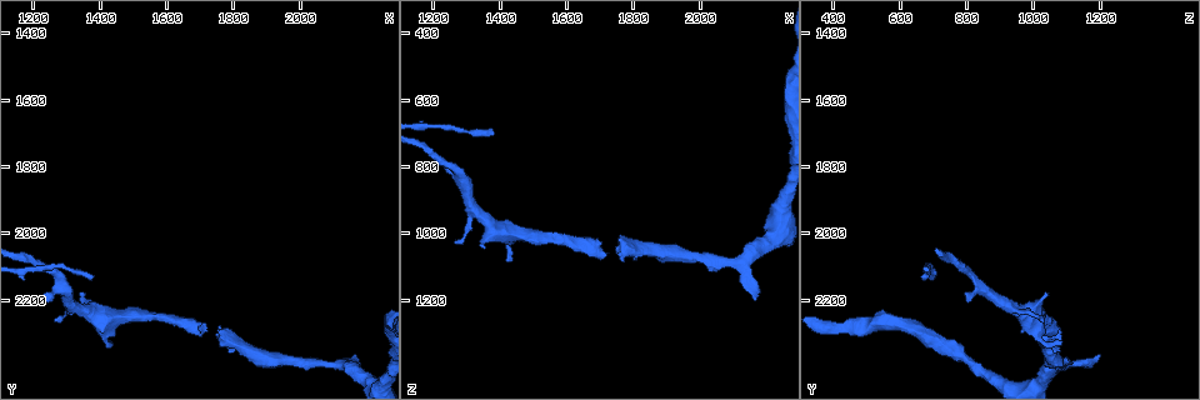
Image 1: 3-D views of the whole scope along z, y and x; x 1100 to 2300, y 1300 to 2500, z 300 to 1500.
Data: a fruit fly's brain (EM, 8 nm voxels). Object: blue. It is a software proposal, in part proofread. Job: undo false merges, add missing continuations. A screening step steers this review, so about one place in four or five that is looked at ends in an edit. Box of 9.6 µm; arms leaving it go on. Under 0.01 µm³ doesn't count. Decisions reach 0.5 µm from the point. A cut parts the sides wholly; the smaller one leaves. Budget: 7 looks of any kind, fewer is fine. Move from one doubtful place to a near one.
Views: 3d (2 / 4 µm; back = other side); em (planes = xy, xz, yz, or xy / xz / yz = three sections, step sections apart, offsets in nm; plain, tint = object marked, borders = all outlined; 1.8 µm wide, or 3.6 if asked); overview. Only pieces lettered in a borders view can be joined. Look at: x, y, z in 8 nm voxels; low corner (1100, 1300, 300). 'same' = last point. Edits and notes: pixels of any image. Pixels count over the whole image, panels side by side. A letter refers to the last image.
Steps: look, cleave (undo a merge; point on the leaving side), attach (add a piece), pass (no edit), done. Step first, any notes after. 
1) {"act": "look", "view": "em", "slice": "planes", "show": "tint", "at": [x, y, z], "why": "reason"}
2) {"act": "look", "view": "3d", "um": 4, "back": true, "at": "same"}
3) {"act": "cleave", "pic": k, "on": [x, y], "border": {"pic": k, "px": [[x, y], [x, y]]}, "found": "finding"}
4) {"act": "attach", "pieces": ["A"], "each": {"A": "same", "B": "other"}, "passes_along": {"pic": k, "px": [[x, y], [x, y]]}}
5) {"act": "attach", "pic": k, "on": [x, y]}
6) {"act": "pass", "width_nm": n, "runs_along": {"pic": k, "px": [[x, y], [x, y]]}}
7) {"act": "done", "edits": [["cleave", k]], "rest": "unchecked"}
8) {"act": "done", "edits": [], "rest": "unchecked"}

{"act": "look", "view": "em", "slice": "xy", "step": 8, "show": "borders", "at": [2170, 2360, 1200], "why": "an open end"}

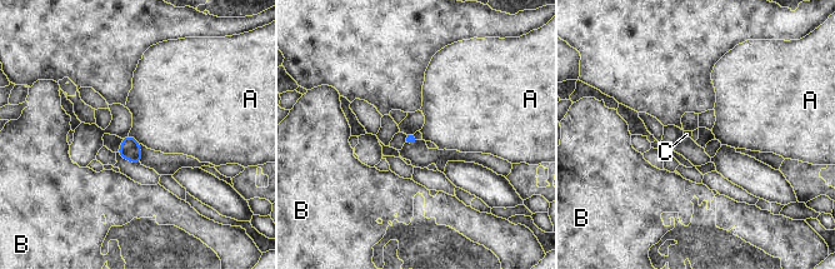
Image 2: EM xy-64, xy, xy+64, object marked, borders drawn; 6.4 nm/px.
{"act": "look", "view": "em", "slice": "yz", "step": 16, "show": "borders", "at": "same"}

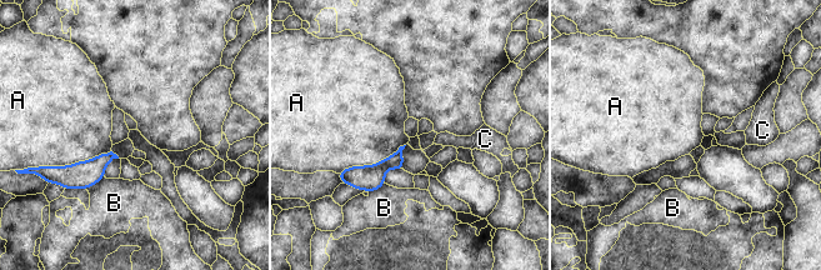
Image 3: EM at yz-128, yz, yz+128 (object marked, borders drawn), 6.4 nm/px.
{"act": "pass", "each": {"A": "other", "B": "other", "C": "other"}, "border": {"pic": 3, "px": [[405, 144], [378, 163], [338, 173]]}, "found": "none of them fits"}

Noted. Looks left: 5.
{"act": "look", "view": "3d", "um": 4, "at": [1720, 2290, 1060], "why": "branch stops here"}

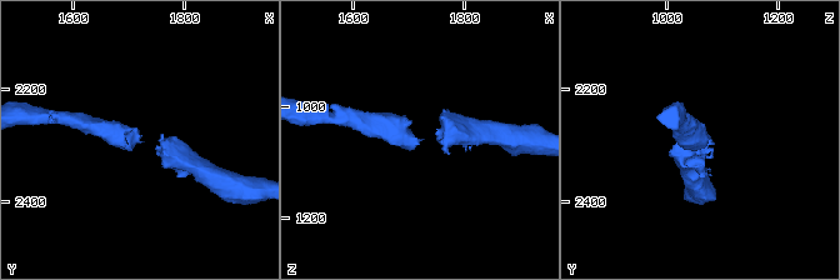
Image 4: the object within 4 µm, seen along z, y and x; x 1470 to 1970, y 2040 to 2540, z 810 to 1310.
{"act": "look", "view": "em", "slice": "yz", "step": 4, "show": "tint", "at": [1720, 2295, 1065]}

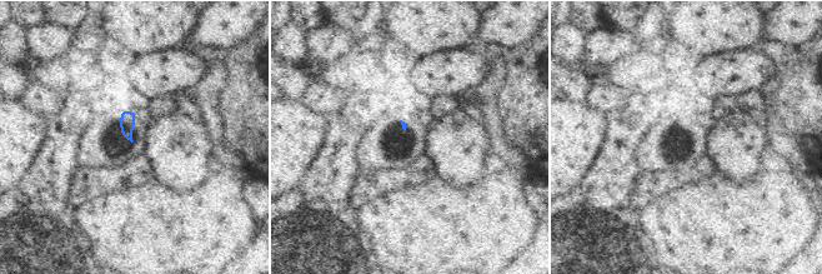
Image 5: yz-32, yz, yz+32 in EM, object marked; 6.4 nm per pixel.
{"act": "look", "view": "em", "slice": "planes", "show": "borders", "at": "same"}

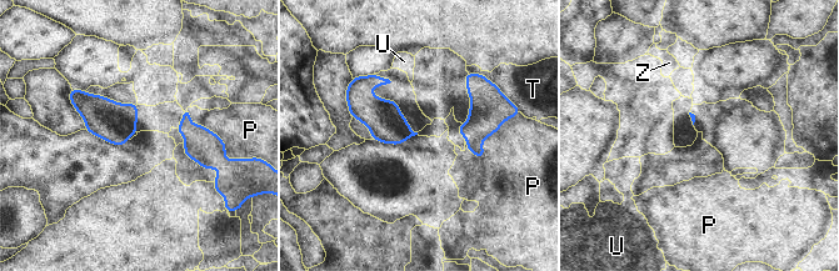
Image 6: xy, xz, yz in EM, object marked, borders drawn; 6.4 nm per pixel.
{"act": "pass", "longest_contact_nm": ["P", 320], "each": {"P": "other", "T": "other", "U": "other", "Z": "other"}, "border": {"pic": 6, "px": [[505, 119], [483, 157], [467, 150]]}, "found": "no lettered piece goes on from it"}

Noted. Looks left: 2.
{"act": "look", "view": "em", "slice": "planes", "show": "borders", "at": [1360, 2180, 1040], "why": "free end"}

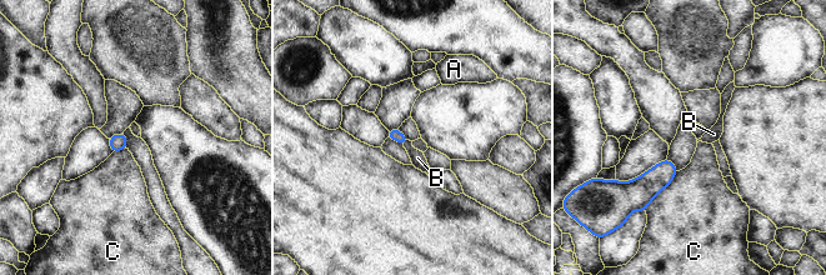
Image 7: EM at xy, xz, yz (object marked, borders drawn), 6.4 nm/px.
{"act": "attach", "pieces": ["B"], "each": {"A": "other", "B": "same", "C": "other"}, "passes_along": {"pic": 7, "px": [[396, 135], [406, 141], [417, 158]]}, "found": "the neuron continues"}

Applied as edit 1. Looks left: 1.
{"act": "done", "edits": [["attach", 7]], "rest": "unchecked"}

